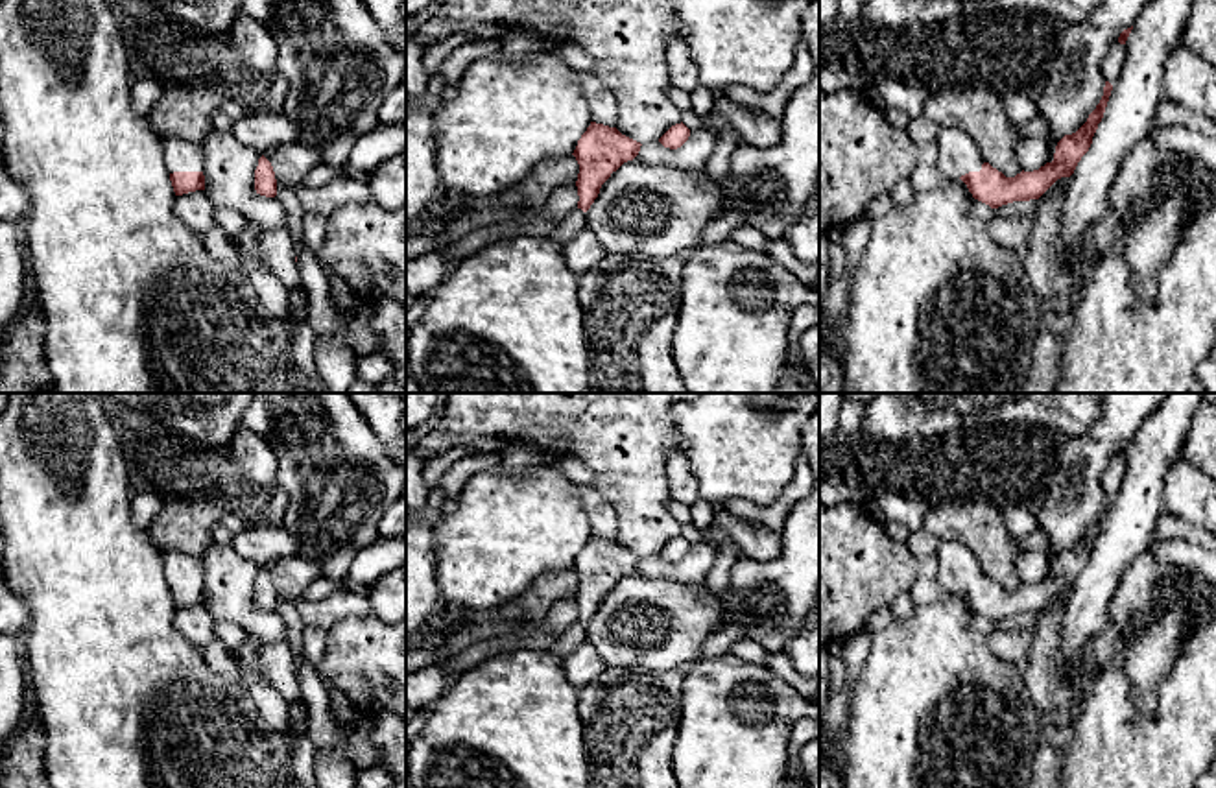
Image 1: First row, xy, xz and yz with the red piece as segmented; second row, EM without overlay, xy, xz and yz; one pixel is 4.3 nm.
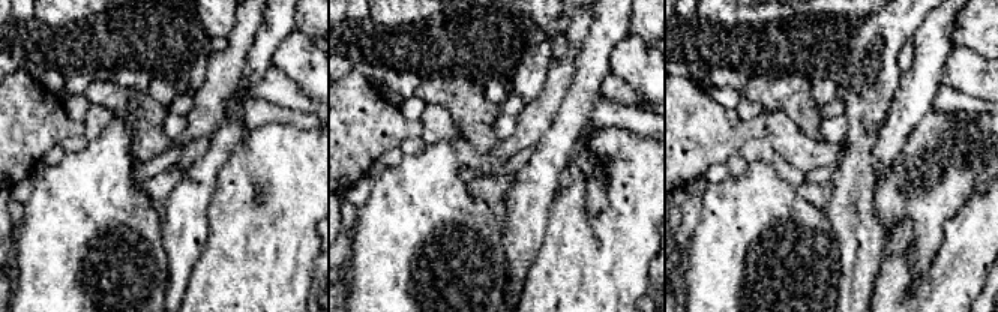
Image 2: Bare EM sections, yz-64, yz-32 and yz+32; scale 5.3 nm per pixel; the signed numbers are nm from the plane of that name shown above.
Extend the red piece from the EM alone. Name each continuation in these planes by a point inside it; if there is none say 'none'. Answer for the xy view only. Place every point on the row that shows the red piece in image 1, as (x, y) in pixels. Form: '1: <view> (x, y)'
1: xy (179, 155)

